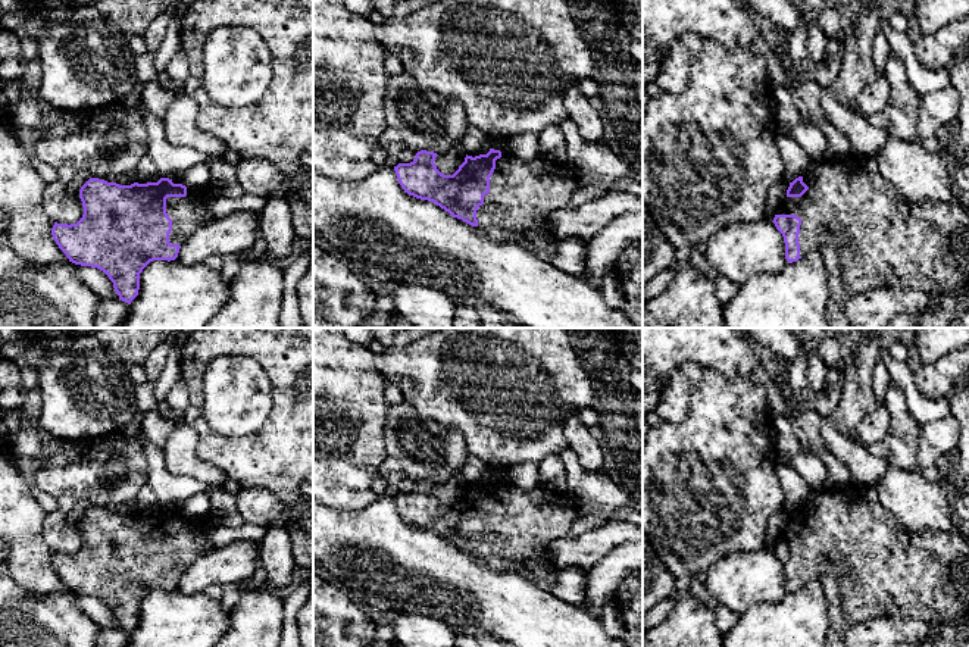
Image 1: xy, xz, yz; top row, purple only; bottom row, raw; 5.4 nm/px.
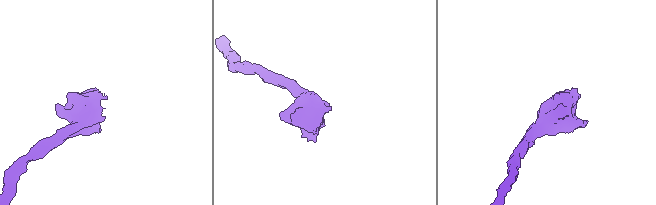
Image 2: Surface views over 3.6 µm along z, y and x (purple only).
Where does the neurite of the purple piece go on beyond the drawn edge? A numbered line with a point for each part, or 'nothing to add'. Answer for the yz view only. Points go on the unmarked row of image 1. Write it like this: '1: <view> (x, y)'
1: yz (884, 569)

